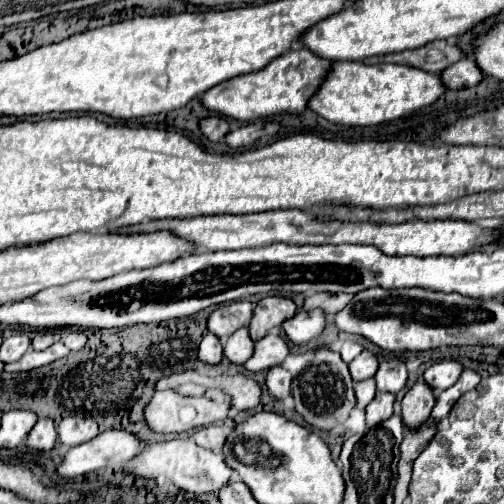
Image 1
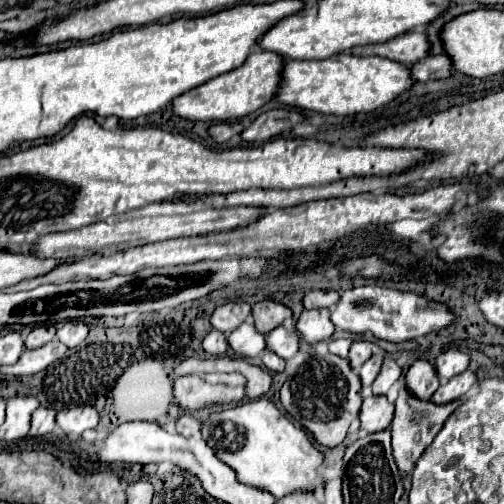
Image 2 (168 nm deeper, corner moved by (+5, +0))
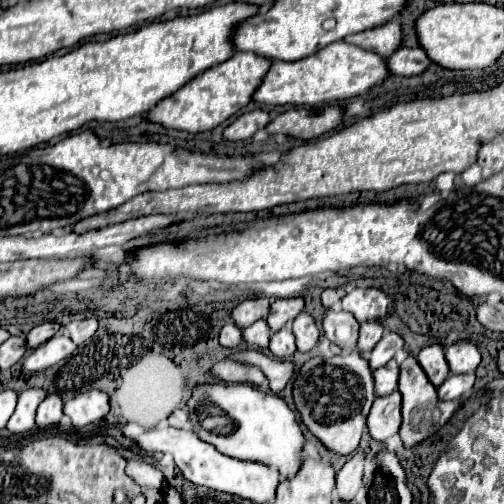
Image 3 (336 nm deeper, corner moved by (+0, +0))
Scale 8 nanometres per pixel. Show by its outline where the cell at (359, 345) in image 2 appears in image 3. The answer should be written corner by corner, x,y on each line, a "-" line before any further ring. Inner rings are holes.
374,320
362,322
362,324
360,324
358,350
360,350
360,352
370,352
370,350
376,346
376,342
382,338
382,332
384,332
384,328
382,328
380,322
374,322

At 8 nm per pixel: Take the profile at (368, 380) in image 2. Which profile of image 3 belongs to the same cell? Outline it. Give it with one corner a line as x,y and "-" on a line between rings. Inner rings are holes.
386,332
386,334
380,338
380,342
376,344
376,348
372,350
372,354
370,354
370,368
376,370
376,368
384,366
388,360
394,358
396,350
402,348
402,346
404,346
404,340
402,340
400,334
396,334
396,332

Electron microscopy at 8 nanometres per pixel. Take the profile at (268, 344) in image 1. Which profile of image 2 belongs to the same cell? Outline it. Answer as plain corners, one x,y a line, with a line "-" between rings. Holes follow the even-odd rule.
279,326
279,328
275,328
267,338
265,338
265,342
267,342
267,350
269,352
275,352
277,356
281,356
281,358
293,358
295,354
297,354
297,344
299,344
299,338
297,338
297,334
291,334
291,332
287,332
283,326

